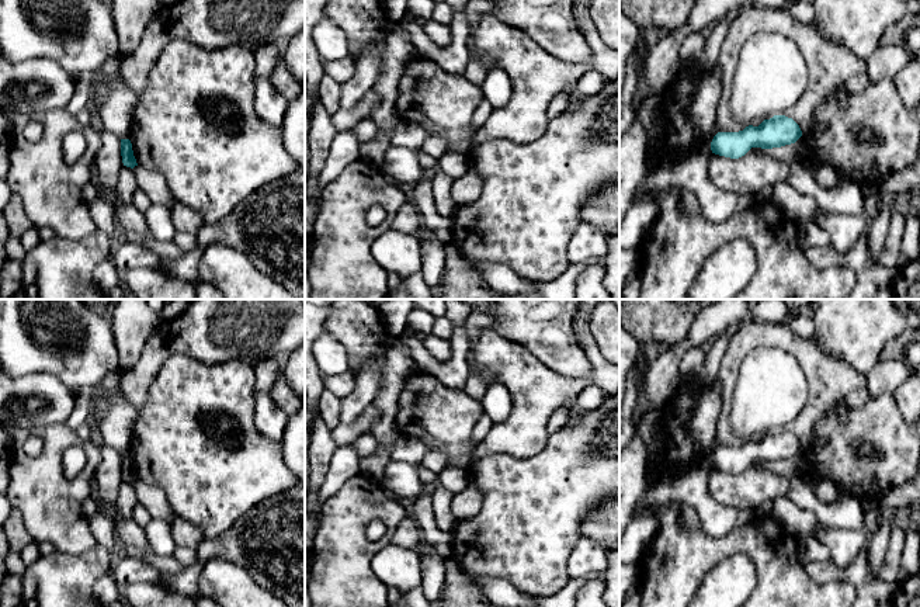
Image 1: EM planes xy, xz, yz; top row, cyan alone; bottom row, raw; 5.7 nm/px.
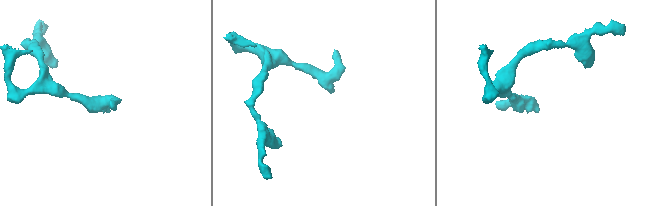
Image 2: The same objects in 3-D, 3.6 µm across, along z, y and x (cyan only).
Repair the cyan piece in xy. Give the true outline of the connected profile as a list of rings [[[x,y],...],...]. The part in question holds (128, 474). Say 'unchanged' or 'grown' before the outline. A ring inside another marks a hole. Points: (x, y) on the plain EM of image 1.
unchanged | [[[121,454],[121,471],[122,471],[124,481],[131,483],[138,481],[136,474],[133,471],[133,465],[132,465],[132,458],[129,454]]]

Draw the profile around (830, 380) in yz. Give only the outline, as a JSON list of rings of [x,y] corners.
[[[746,320],[733,332],[716,377],[722,405],[715,438],[721,447],[739,447],[746,443],[730,429],[732,396],[743,358],[760,346],[791,354],[805,372],[808,399],[801,413],[780,429],[792,433],[802,448],[813,441],[816,424],[836,402],[867,386],[867,375],[860,374],[843,358],[829,355],[815,334],[802,339],[789,329],[788,323]]]

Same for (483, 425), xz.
[[[483,410],[480,417],[478,419],[472,437],[471,437],[471,444],[475,448],[485,437],[489,434],[489,431],[493,427],[493,422],[490,420],[489,415]]]

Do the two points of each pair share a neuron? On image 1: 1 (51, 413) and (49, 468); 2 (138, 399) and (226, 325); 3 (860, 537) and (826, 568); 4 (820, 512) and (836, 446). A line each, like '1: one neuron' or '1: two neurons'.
1: two neurons
2: one neuron
3: two neurons
4: two neurons

